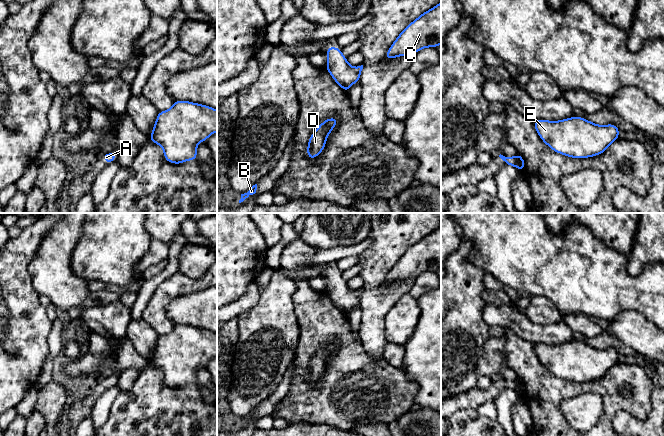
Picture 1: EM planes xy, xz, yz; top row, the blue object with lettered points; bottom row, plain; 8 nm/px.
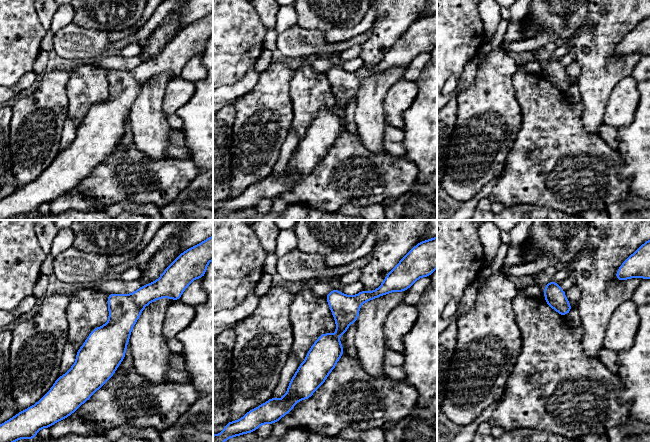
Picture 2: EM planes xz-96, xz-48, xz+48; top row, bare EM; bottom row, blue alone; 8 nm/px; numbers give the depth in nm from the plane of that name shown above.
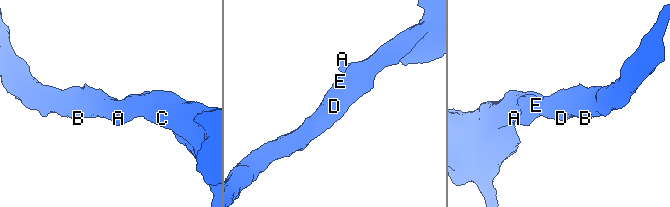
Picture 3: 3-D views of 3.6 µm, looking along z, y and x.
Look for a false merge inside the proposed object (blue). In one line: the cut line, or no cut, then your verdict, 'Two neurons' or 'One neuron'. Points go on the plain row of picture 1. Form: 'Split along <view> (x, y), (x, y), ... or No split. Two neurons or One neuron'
No split. One neuron

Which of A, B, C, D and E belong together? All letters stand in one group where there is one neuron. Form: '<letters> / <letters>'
A B C D E

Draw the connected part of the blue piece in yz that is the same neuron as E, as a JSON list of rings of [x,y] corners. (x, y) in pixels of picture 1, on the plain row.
[[[578,340],[559,345],[537,343],[534,351],[550,373],[571,382],[589,382],[605,376],[619,363],[620,355],[614,348],[597,349]]]

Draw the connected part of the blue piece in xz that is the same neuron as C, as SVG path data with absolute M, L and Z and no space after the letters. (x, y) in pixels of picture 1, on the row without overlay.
M441 226L412 245L396 262L385 284L417 277L423 272L441 268Z

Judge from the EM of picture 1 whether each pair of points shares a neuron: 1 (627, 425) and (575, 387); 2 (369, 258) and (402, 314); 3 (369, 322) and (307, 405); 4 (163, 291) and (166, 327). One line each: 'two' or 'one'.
1: two
2: two
3: two
4: one

